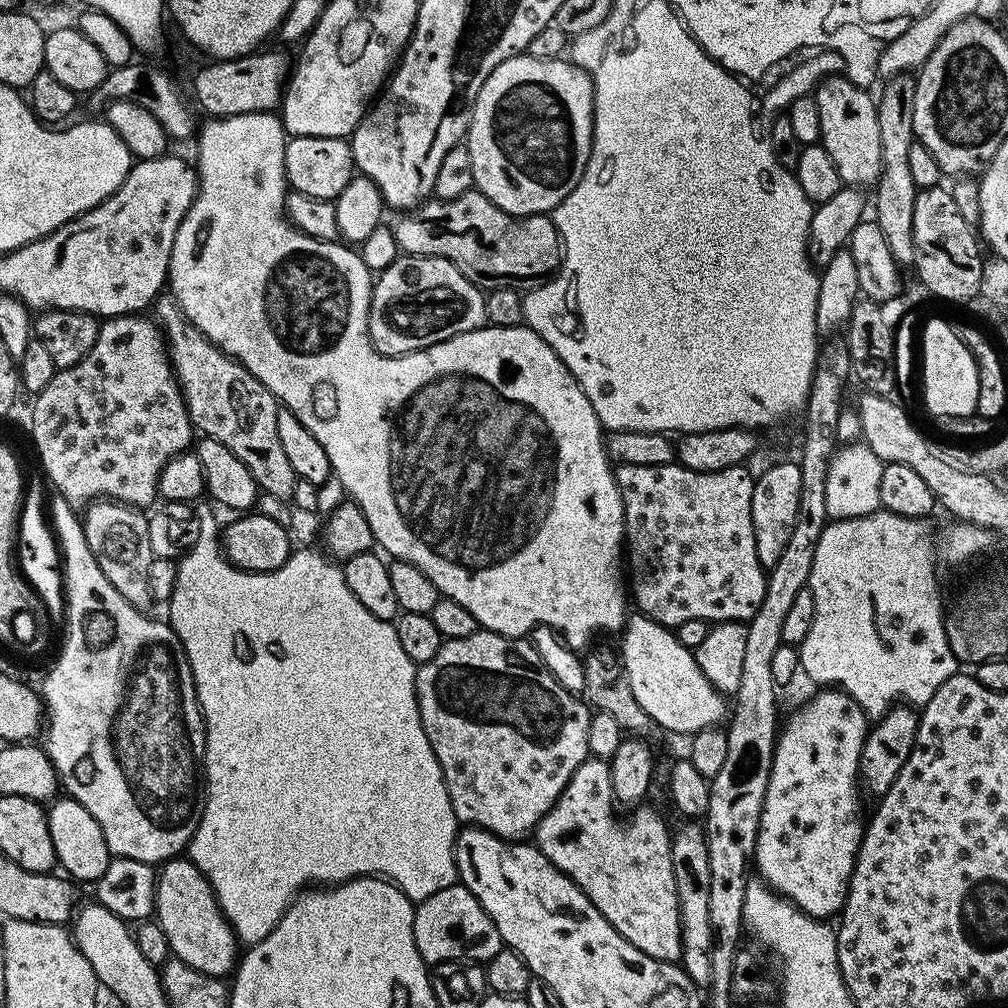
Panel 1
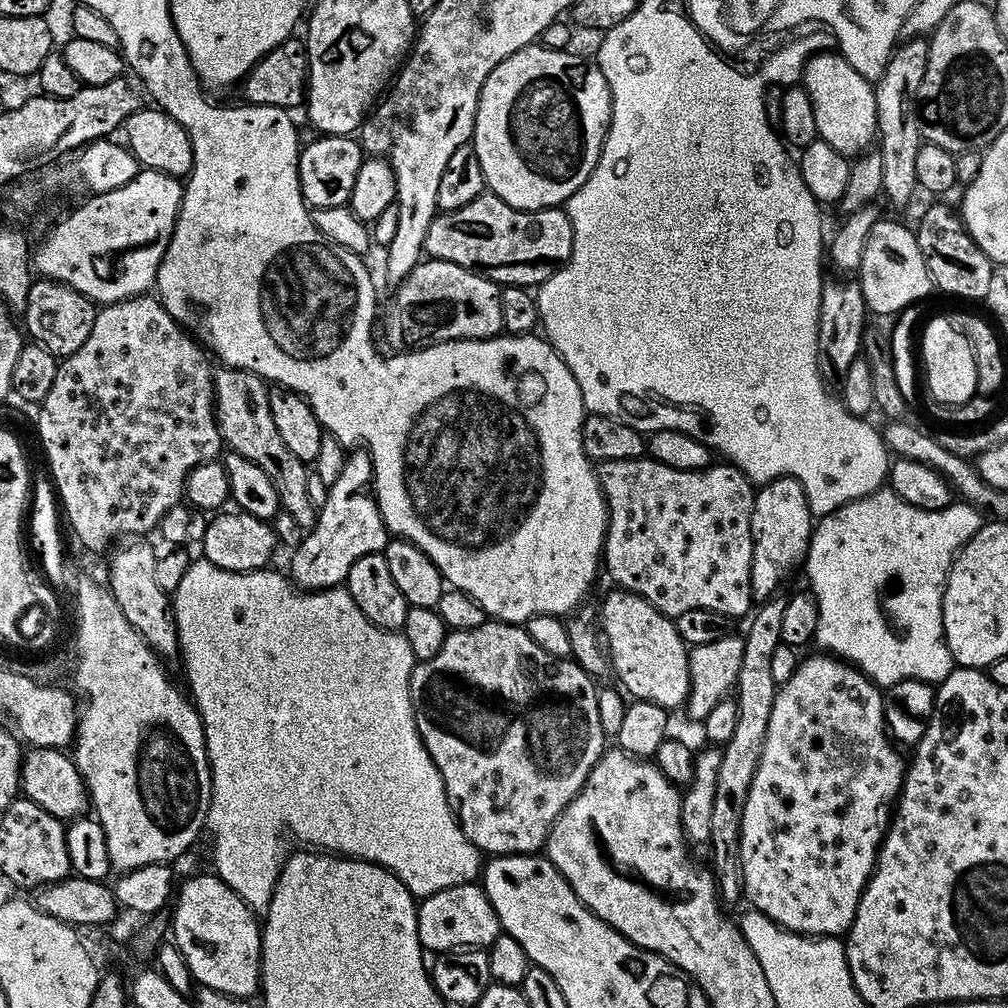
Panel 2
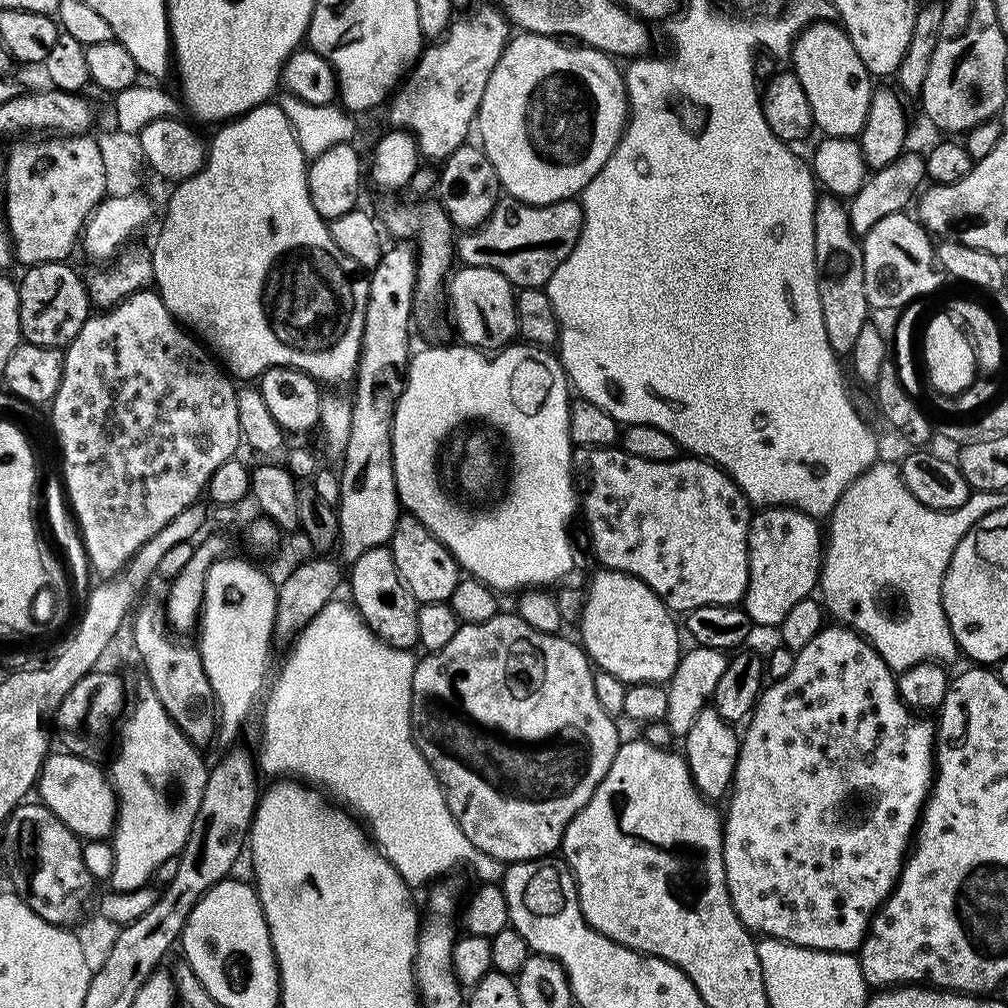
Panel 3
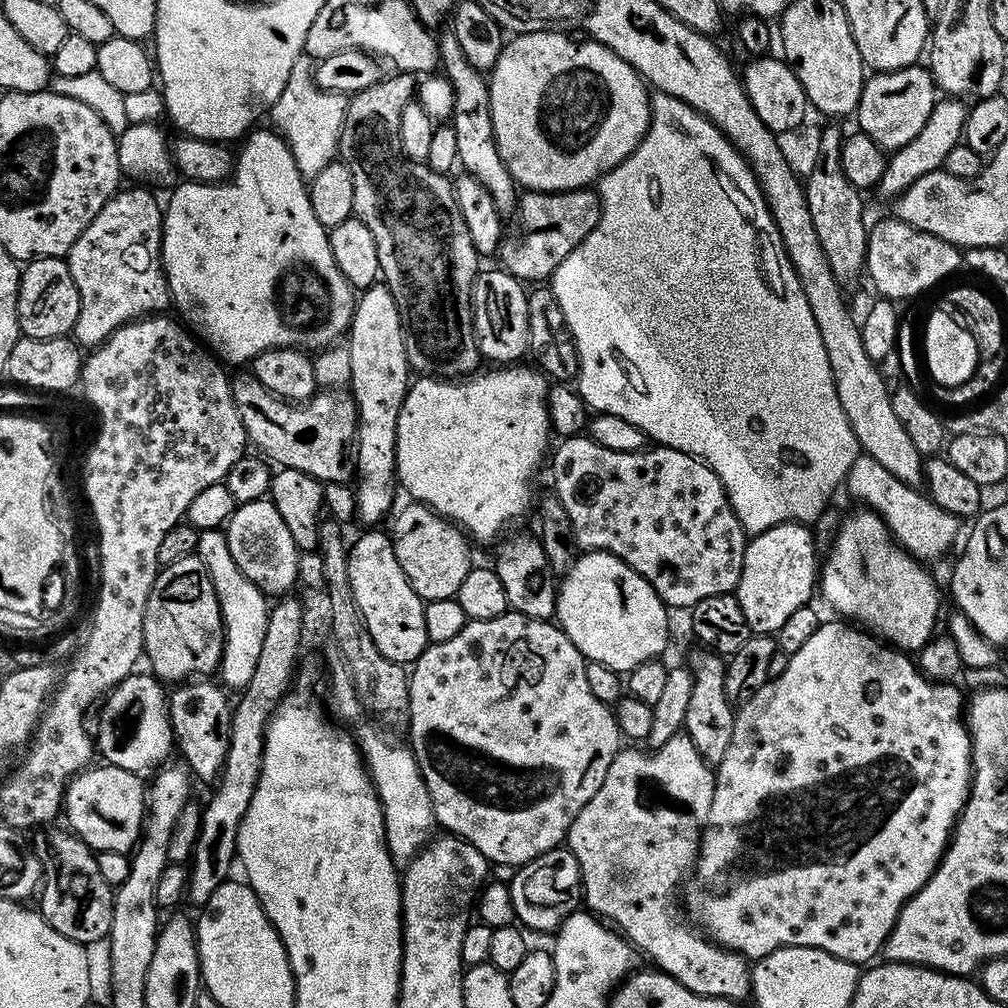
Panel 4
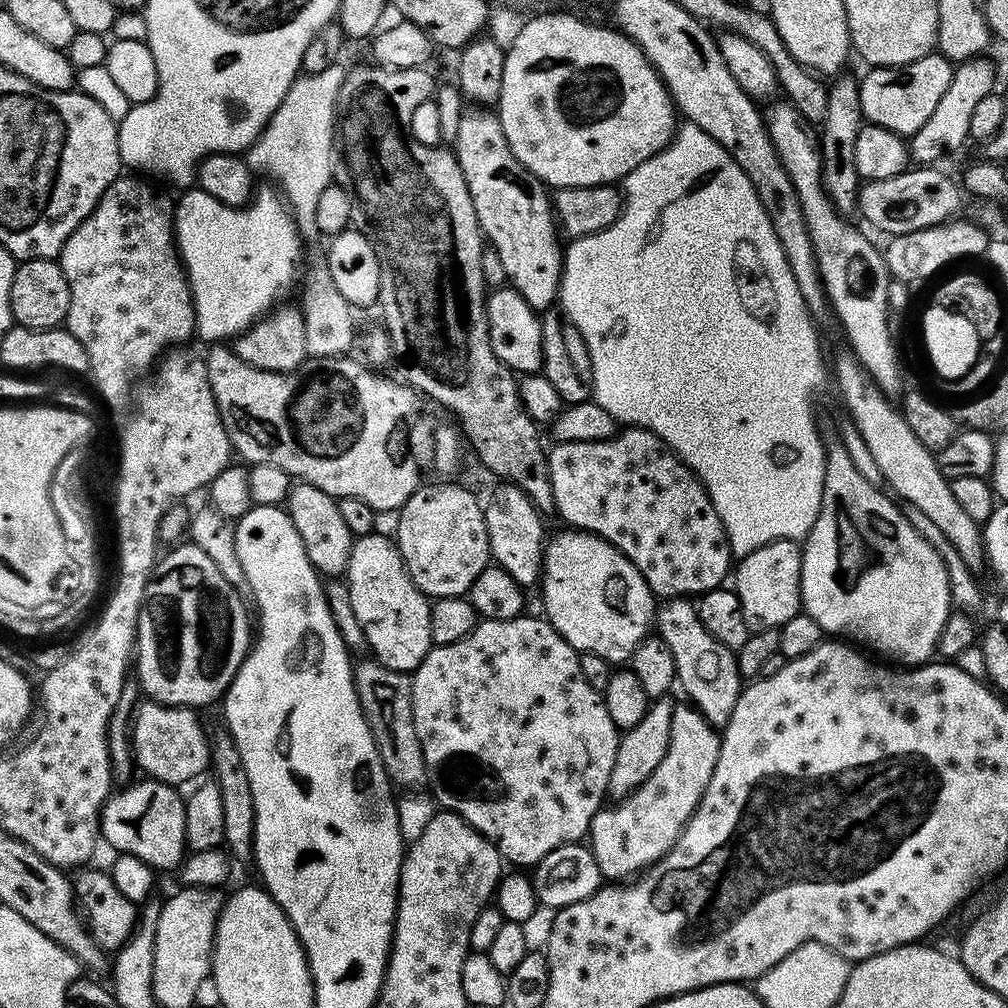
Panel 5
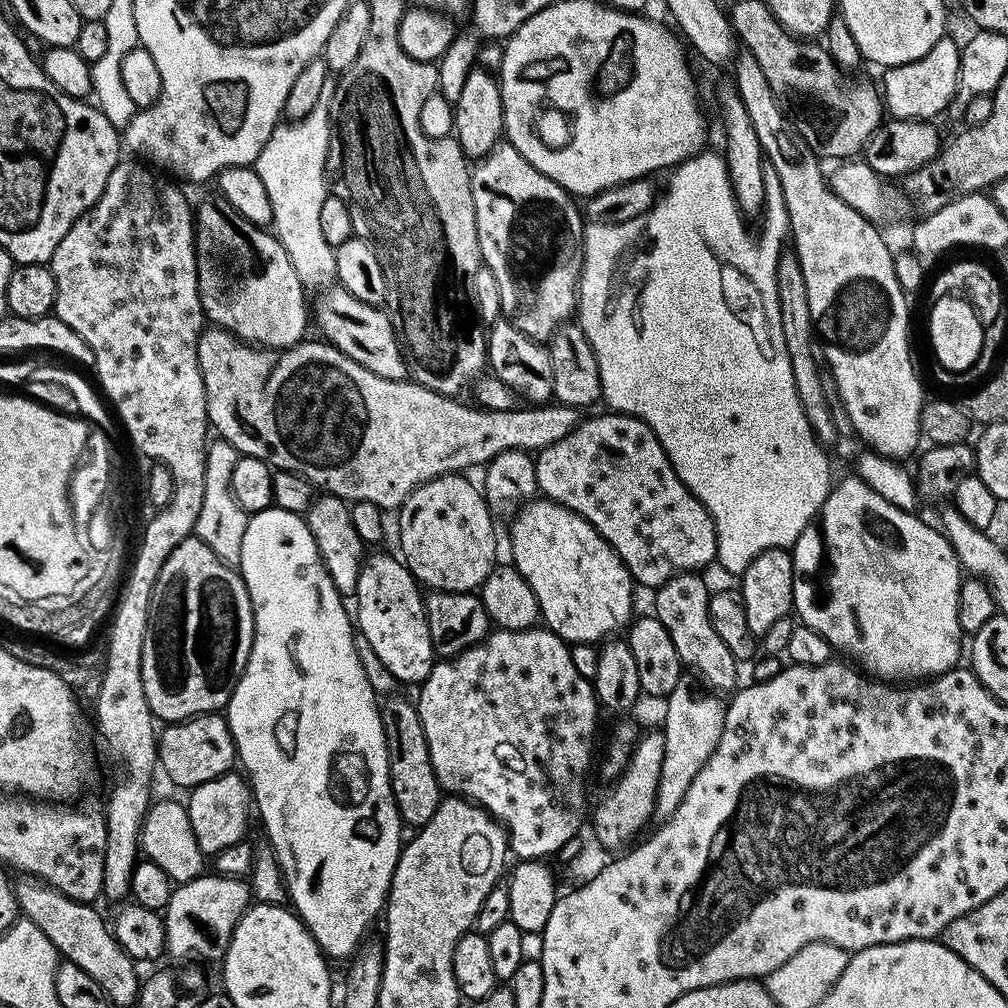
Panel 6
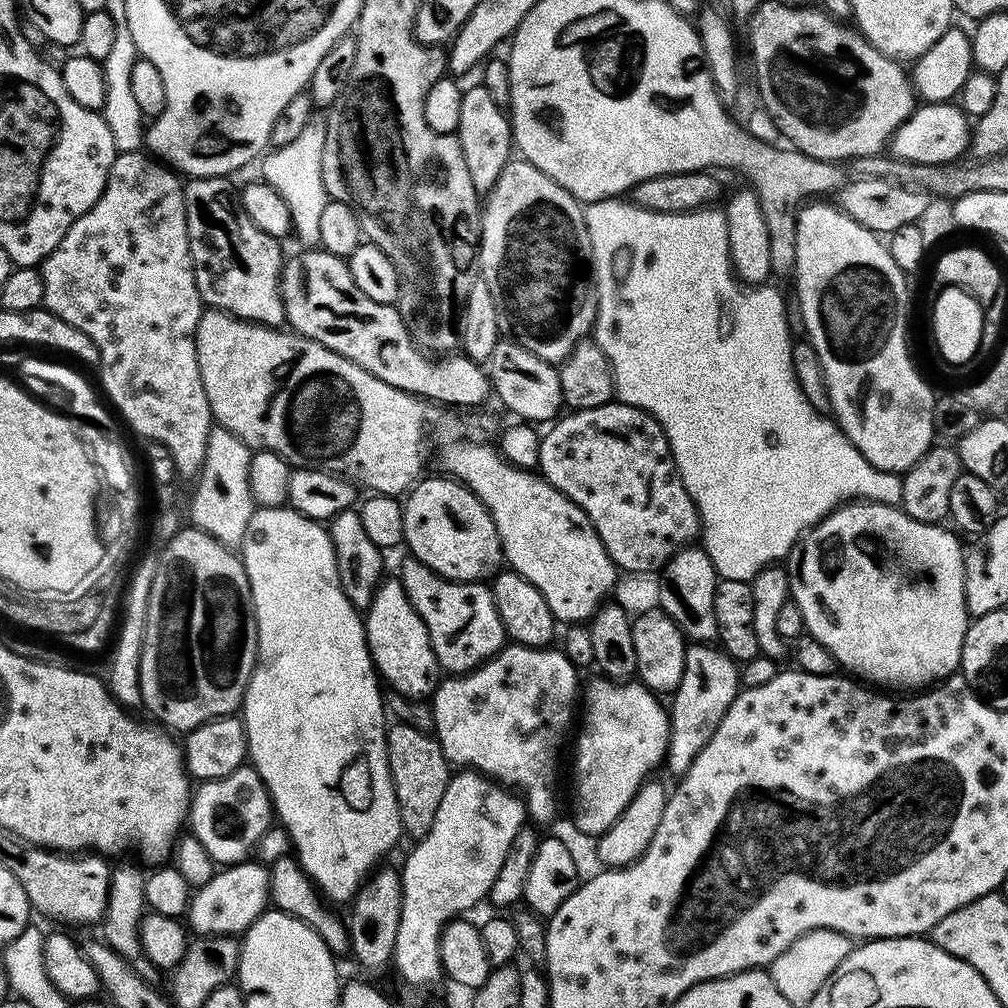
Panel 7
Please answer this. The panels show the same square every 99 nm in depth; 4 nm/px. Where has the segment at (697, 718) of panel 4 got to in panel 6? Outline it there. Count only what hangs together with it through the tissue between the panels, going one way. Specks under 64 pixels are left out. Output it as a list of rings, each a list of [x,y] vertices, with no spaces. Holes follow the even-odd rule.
[[[679,572],[676,576],[669,578],[661,588],[655,589],[654,615],[660,619],[662,626],[666,626],[666,631],[670,633],[670,639],[674,642],[674,650],[678,650],[681,665],[687,671],[689,668],[690,671],[697,672],[701,676],[699,679],[713,693],[725,694],[724,692],[728,691],[731,693],[737,687],[738,662],[734,654],[730,654],[729,648],[723,644],[722,638],[718,638],[714,626],[710,626],[710,610],[708,609],[710,587],[708,588],[707,582],[702,577],[703,575],[694,572]]]

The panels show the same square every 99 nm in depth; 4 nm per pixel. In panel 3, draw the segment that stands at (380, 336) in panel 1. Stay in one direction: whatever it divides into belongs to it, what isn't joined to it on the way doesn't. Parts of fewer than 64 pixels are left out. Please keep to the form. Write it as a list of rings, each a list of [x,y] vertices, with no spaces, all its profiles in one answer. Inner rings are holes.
[[[460,266],[451,273],[446,285],[446,300],[456,332],[465,345],[481,350],[507,348],[517,339],[516,292],[514,286],[498,270]]]

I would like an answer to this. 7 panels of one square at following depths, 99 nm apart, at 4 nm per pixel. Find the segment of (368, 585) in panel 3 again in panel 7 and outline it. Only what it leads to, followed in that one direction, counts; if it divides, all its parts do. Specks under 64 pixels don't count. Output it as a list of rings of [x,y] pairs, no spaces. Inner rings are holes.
[[[388,578],[381,583],[372,604],[366,610],[363,622],[368,652],[372,655],[372,662],[383,683],[387,687],[389,684],[394,691],[404,696],[431,697],[442,679],[442,669],[432,649],[430,634],[399,579]]]

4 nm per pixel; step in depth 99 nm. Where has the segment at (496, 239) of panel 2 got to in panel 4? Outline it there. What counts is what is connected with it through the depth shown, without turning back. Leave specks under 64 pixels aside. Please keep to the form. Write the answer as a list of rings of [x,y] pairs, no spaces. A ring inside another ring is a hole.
[[[588,186],[565,192],[524,190],[519,193],[514,219],[516,230],[509,231],[500,241],[499,263],[504,271],[521,282],[544,282],[558,270],[566,254],[570,254],[570,250],[578,247],[586,234],[598,226],[600,197]]]

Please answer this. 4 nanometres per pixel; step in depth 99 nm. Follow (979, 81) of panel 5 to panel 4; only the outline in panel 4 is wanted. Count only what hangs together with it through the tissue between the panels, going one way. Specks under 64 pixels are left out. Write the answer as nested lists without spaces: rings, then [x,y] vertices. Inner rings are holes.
[[[937,99],[930,118],[926,118],[926,126],[922,126],[922,130],[918,130],[918,138],[914,138],[906,146],[895,149],[887,157],[878,192],[891,197],[893,194],[899,194],[910,186],[914,186],[914,182],[918,182],[918,178],[922,178],[922,174],[941,171],[946,162],[946,154],[950,154],[950,150],[954,150],[954,146],[961,143],[967,117],[968,108],[963,99]]]

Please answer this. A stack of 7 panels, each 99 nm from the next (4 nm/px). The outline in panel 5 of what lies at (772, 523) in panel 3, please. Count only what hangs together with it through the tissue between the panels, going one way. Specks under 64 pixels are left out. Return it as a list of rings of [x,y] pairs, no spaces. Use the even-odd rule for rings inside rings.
[[[775,540],[758,546],[750,554],[739,557],[734,568],[734,591],[742,602],[749,629],[780,629],[790,618],[802,611],[800,579],[802,578],[802,548],[795,540]]]

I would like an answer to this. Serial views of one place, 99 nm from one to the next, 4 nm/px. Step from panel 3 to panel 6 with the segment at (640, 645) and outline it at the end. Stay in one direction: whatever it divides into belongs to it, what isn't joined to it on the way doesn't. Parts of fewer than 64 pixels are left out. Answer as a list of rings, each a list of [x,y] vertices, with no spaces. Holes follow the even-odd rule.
[[[529,499],[511,521],[510,560],[530,582],[548,631],[573,645],[600,642],[619,633],[619,628],[627,629],[634,616],[634,581],[620,555],[586,518],[553,500],[539,499]]]

